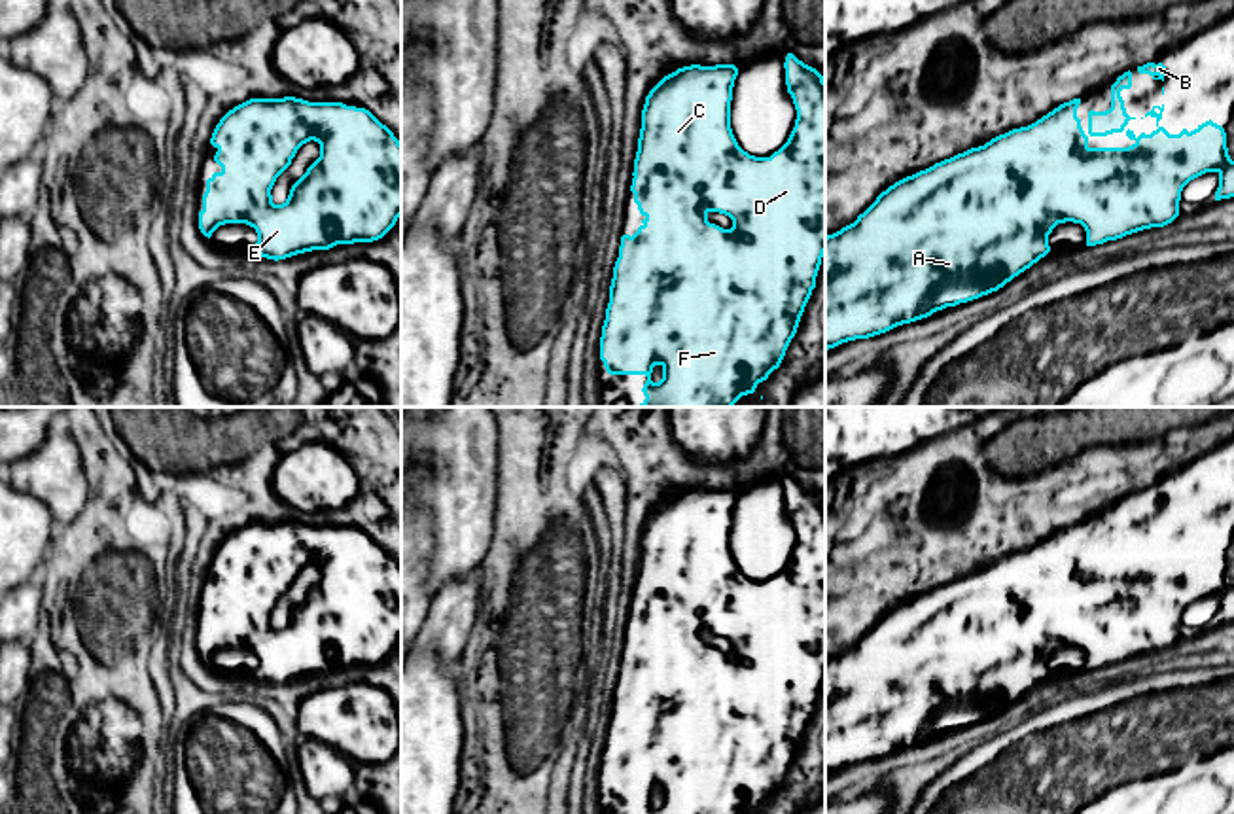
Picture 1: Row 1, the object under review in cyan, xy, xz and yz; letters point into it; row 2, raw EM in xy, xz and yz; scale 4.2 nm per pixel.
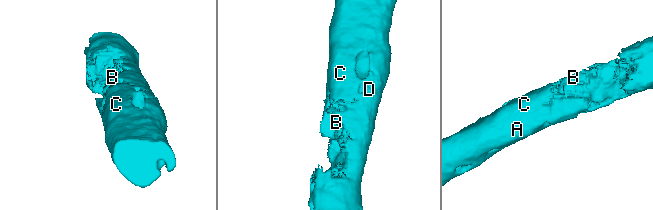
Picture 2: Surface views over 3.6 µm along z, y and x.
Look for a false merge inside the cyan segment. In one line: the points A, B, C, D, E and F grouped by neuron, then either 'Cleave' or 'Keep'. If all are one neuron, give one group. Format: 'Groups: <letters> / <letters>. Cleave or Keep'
Groups: A B C D E F. Keep

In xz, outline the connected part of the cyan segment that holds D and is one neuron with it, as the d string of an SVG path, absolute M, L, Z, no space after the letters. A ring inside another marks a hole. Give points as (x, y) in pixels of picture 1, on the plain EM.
M787 477L785 509L793 522L797 543L787 566L770 581L755 581L744 575L731 553L732 511L738 500L734 488L700 490L691 488L664 500L645 521L642 553L634 583L632 610L634 627L643 640L638 655L621 661L619 681L613 691L609 727L600 761L600 784L609 799L645 799L642 814L755 814L759 806L780 791L791 763L797 757L804 731L816 712L816 700L825 678L825 504L823 500ZM710 636L732 644L731 653L708 646Z

